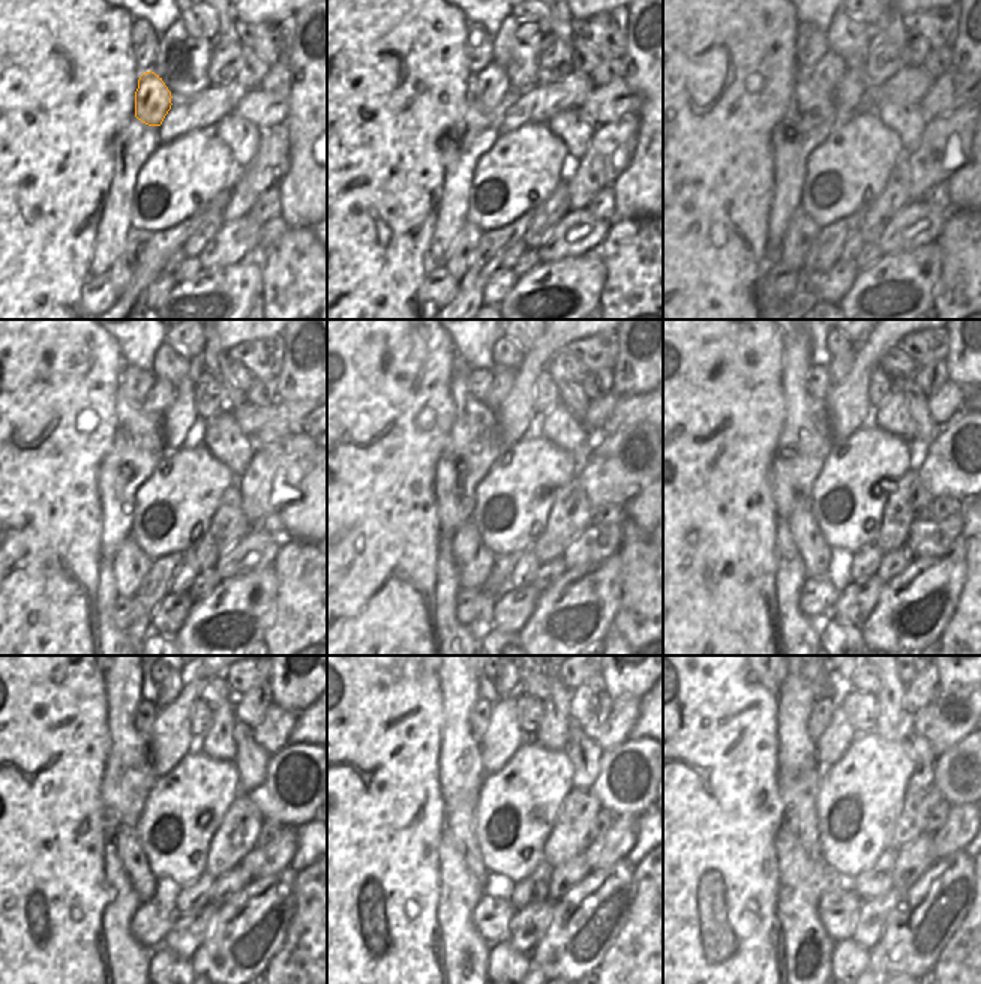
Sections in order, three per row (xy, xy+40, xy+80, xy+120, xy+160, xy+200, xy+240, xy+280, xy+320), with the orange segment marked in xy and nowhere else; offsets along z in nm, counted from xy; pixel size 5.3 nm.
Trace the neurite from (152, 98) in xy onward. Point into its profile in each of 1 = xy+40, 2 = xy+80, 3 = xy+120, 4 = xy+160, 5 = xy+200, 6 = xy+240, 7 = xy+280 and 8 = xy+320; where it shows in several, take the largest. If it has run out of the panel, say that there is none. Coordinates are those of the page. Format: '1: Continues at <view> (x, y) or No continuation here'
1: Continues at xy+40 (489, 87)
2: Continues at xy+80 (827, 74)
3: Continues at xy+120 (161, 396)
4: Continues at xy+160 (503, 378)
5: Continues at xy+200 (840, 365)
6: Continues at xy+240 (171, 687)
7: Continues at xy+280 (507, 686)
8: Continues at xy+320 (837, 686).

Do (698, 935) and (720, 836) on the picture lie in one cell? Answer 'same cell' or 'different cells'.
same cell

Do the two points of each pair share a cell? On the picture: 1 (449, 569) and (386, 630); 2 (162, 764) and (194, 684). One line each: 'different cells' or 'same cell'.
1: different cells
2: same cell

